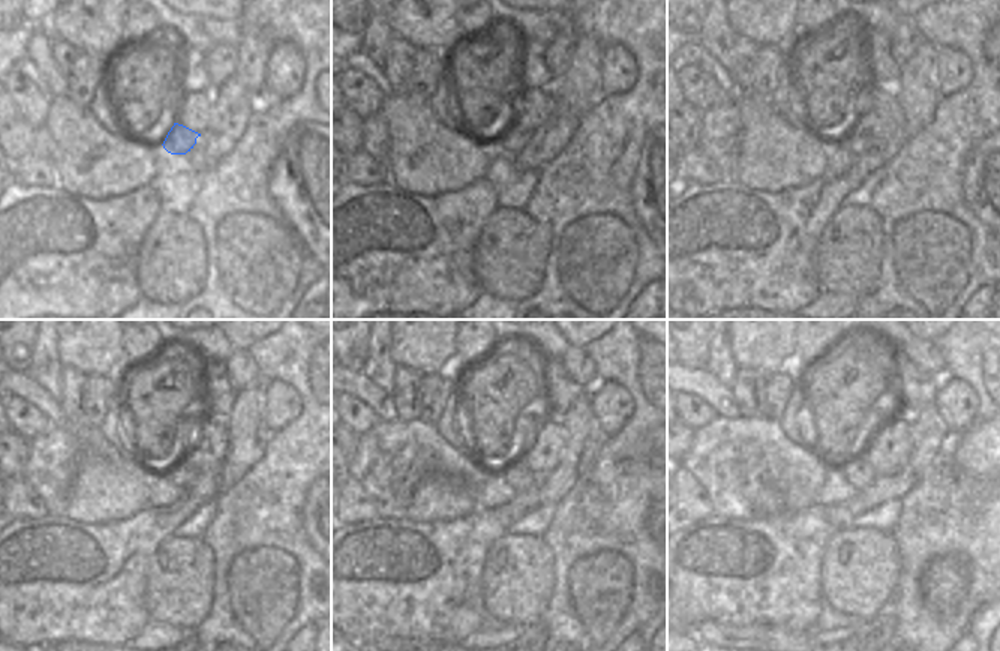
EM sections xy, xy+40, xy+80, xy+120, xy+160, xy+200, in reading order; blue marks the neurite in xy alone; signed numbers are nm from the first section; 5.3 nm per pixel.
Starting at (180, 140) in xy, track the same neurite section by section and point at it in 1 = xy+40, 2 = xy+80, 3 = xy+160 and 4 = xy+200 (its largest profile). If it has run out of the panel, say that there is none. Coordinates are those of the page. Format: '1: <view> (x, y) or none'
1: xy+40 (516, 138)
2: xy+80 (853, 143)
3: xy+160 (519, 476)
4: xy+200 (858, 471)

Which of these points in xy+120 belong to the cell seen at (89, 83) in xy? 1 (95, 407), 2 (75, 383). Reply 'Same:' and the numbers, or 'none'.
Same: 1

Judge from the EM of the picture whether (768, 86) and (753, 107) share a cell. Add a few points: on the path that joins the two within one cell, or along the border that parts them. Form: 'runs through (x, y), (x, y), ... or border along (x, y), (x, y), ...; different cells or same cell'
border along (736, 92), (766, 96), (769, 99); different cells

